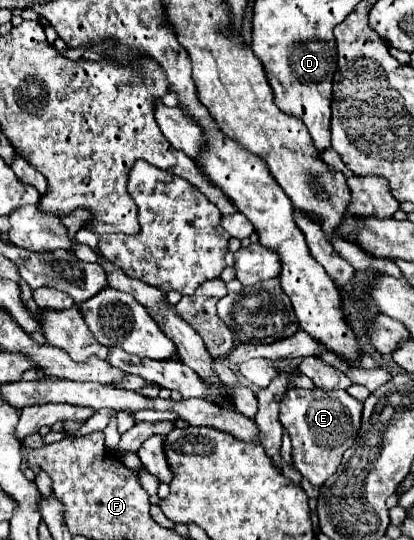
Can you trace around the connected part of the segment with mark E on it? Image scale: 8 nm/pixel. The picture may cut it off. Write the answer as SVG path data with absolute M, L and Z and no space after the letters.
M291 388L283 396L279 420L293 442L295 468L315 486L321 486L339 466L343 452L355 442L363 404L345 390L303 390Z

